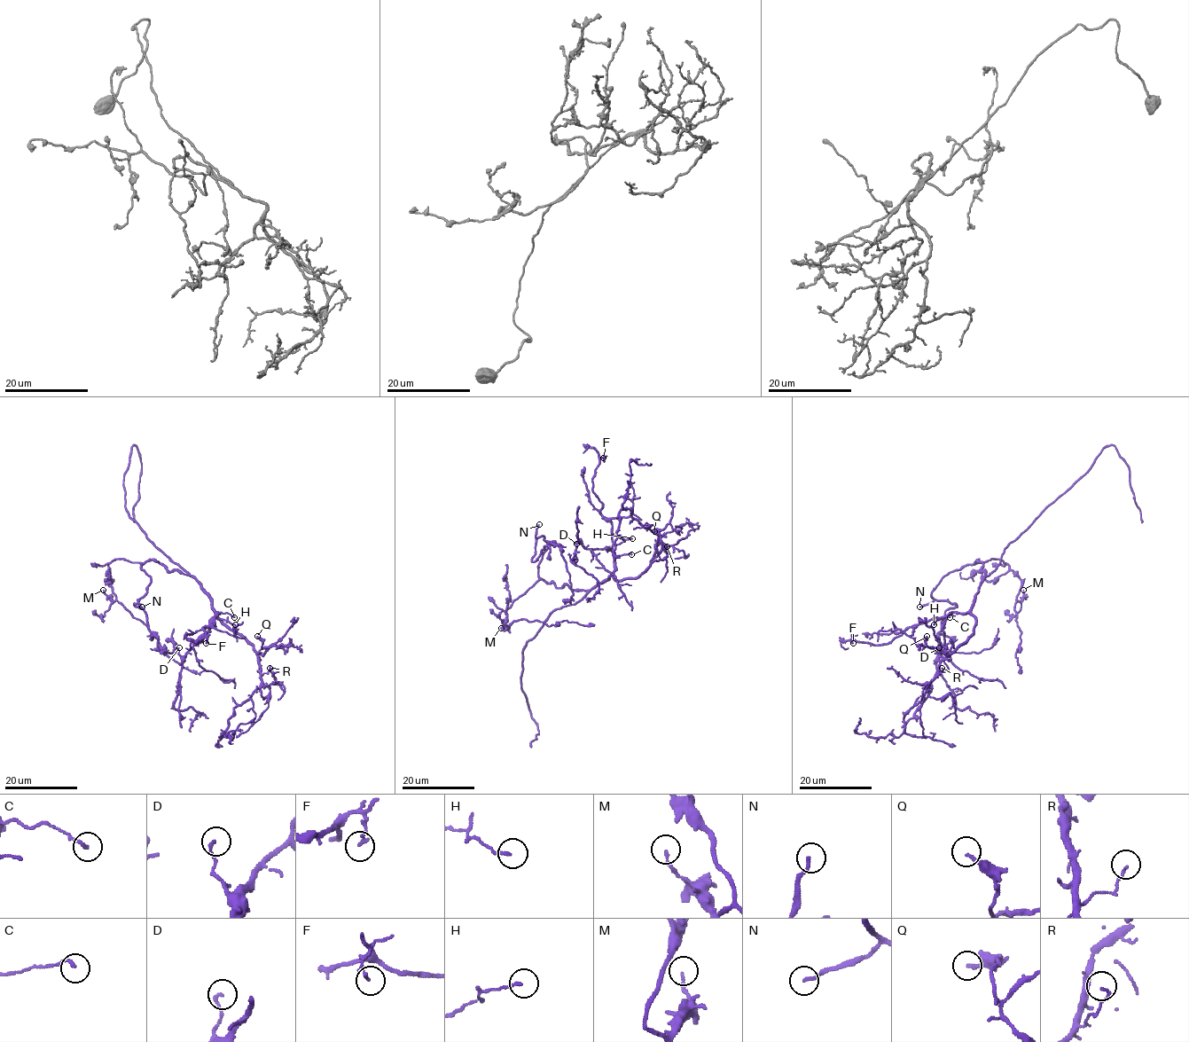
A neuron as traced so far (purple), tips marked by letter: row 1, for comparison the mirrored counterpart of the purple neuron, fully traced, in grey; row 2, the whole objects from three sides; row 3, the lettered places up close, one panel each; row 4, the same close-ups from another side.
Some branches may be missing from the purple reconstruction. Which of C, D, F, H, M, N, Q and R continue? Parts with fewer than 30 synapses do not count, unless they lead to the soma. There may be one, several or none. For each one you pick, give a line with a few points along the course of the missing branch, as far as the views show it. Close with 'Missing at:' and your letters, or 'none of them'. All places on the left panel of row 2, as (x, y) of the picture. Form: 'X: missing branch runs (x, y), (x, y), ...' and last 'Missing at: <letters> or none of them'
N: missing branch runs (142, 607), (147, 607), (146, 612), (152, 618), (160, 640), (160, 649), (154, 659), (145, 662)
Missing at: N

